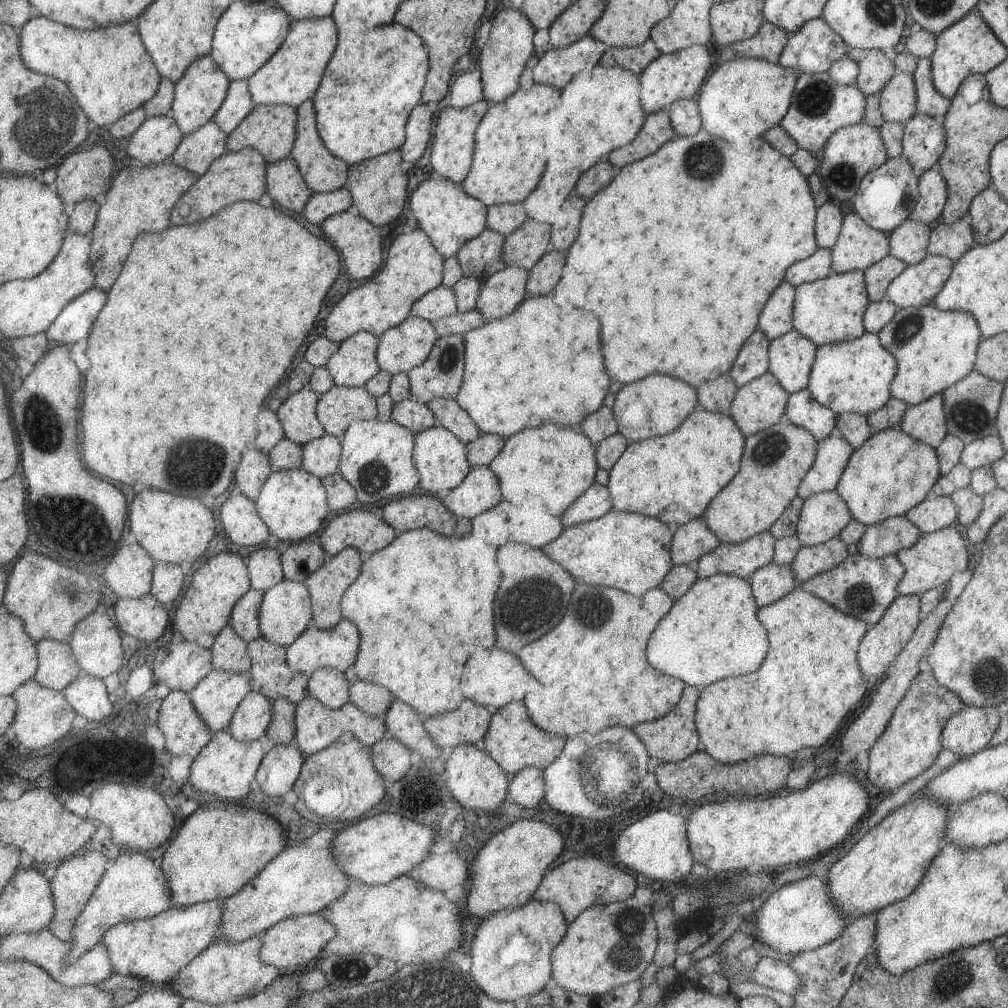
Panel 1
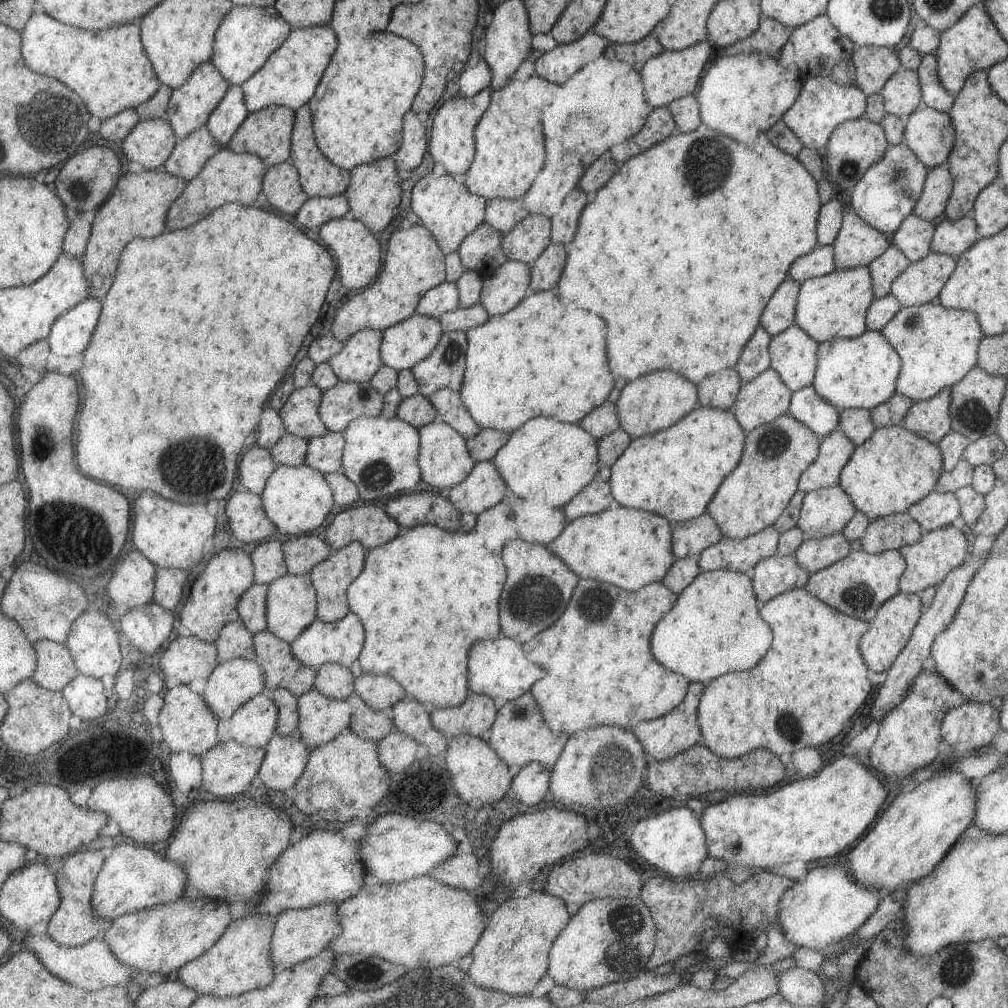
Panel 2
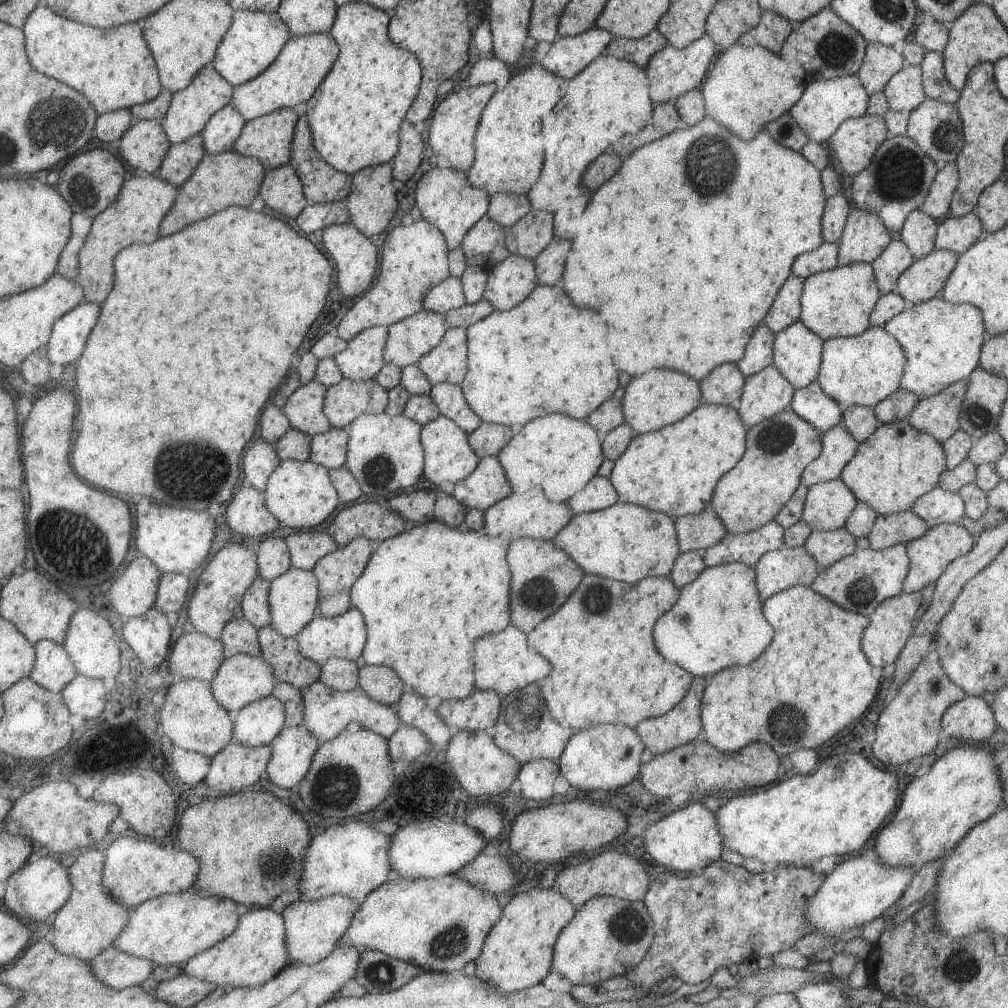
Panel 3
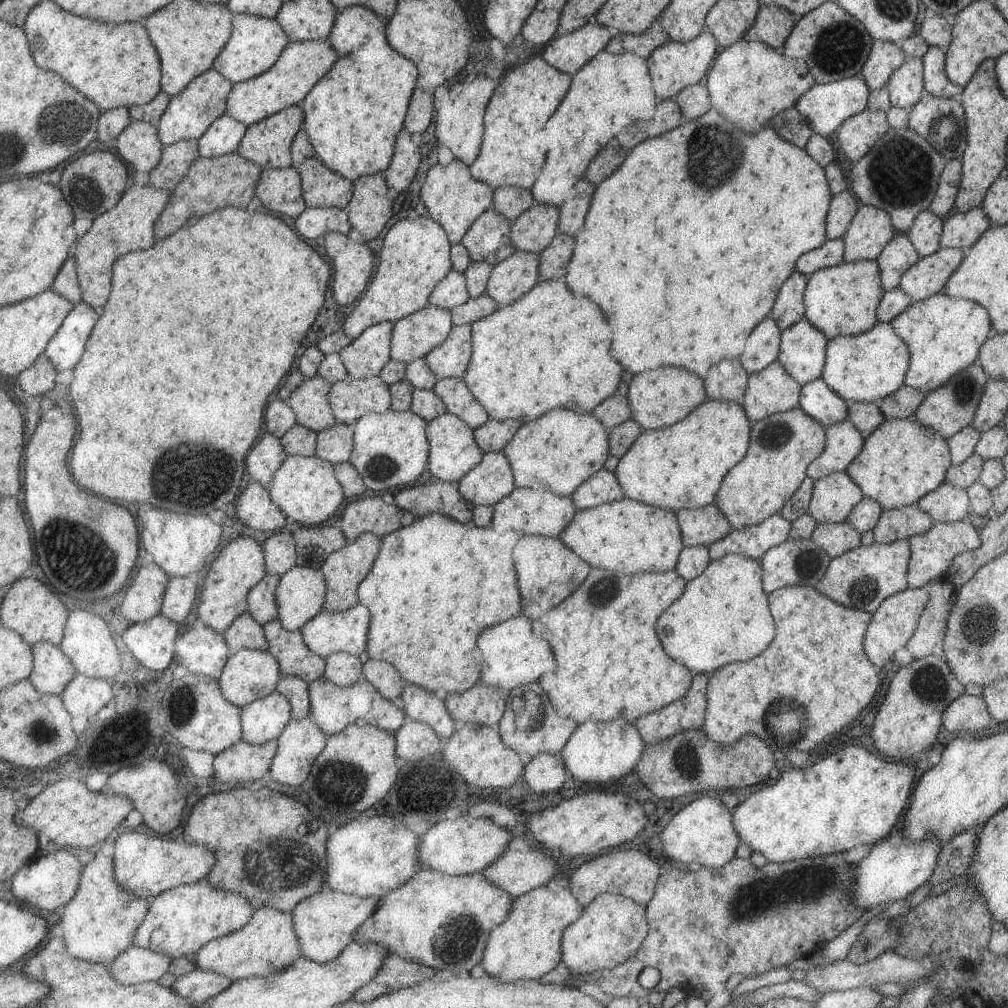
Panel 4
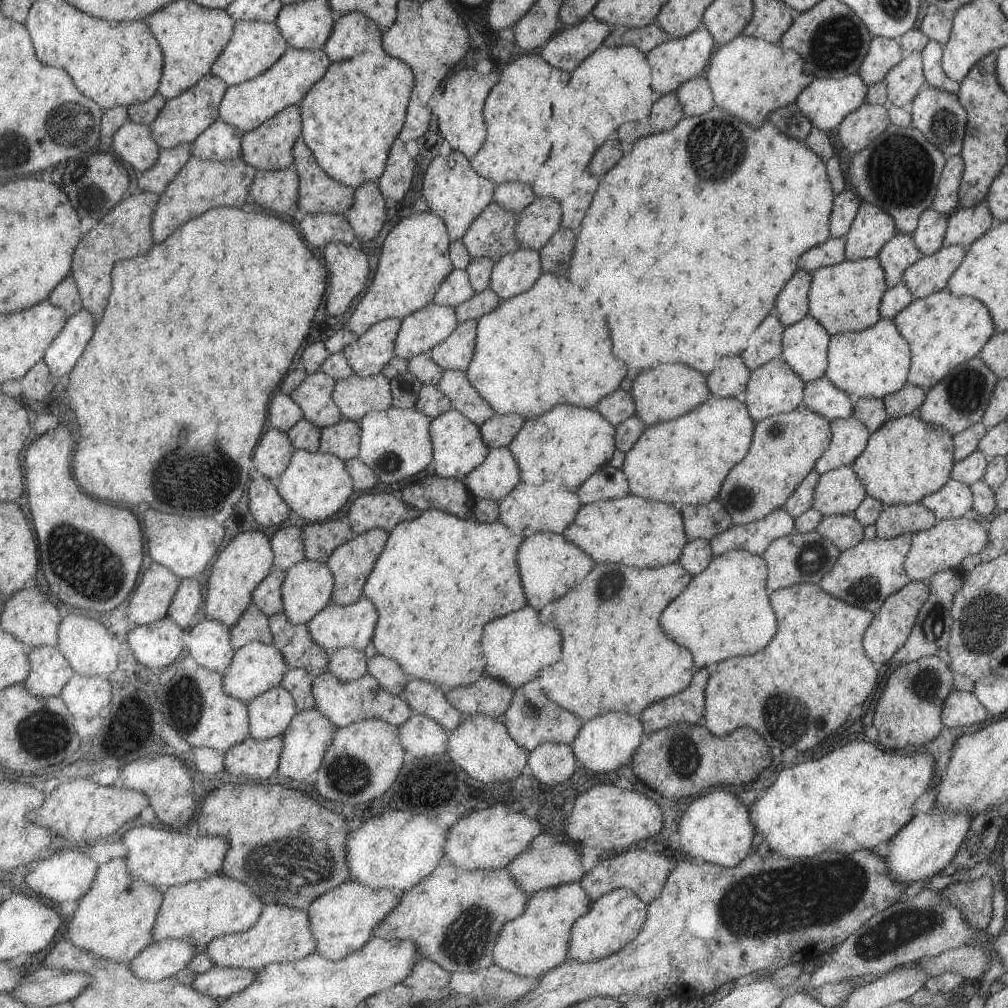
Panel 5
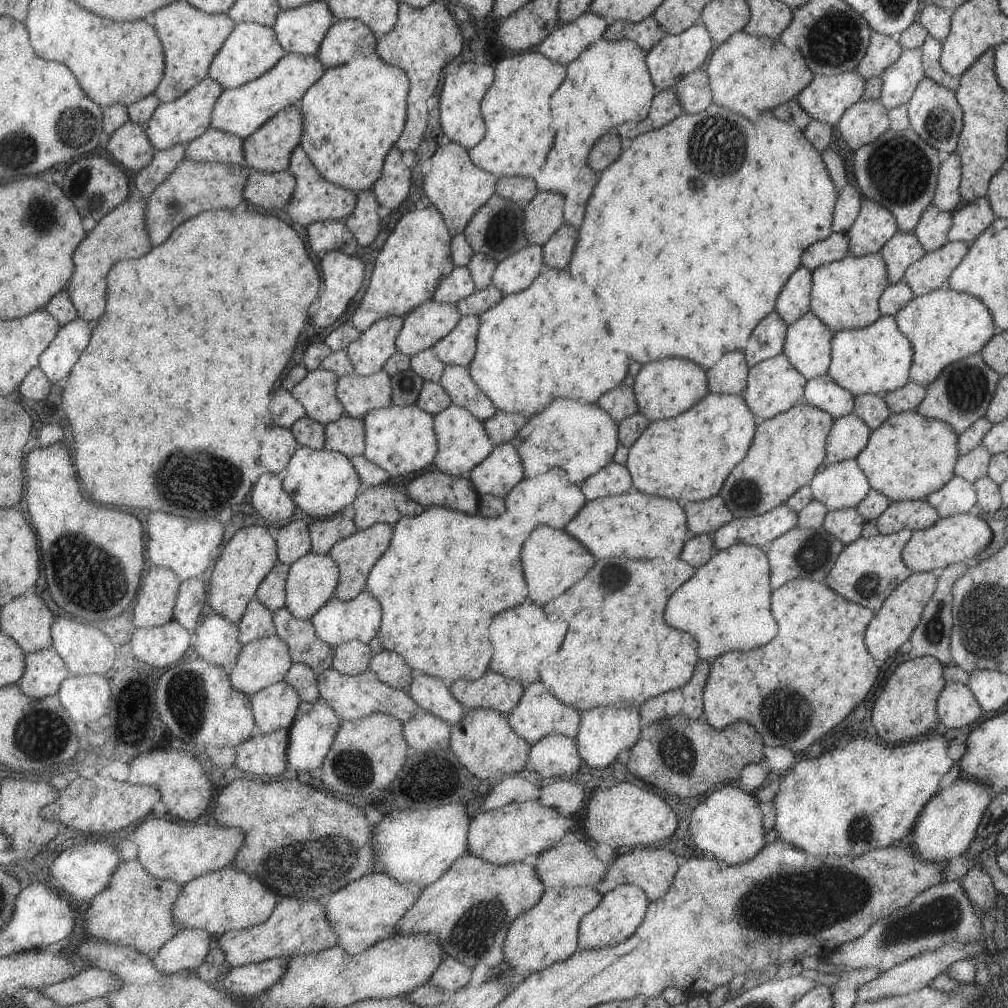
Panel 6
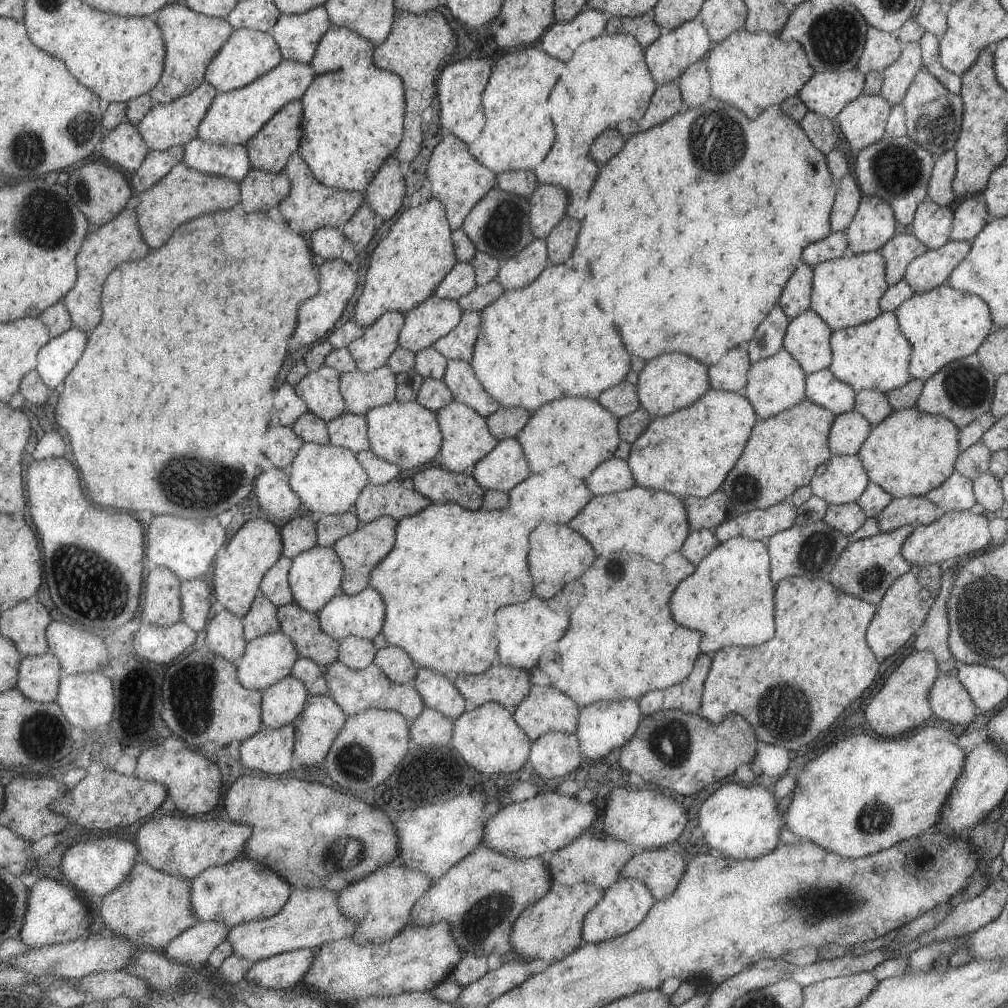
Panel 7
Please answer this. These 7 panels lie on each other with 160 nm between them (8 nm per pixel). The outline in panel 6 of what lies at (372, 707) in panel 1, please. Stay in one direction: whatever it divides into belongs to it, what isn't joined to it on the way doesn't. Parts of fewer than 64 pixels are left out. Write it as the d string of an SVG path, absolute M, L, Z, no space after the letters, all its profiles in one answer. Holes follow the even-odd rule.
M385 649L375 654L370 662L370 670L378 676L379 680L390 687L406 692L414 675L413 670L405 664L399 654Z

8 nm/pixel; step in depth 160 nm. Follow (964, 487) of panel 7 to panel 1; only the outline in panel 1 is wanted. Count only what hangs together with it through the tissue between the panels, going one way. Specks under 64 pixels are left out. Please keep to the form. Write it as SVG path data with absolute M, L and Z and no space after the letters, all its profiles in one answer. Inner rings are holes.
M931 491L904 514L919 529L921 535L949 527L956 516L956 508L950 497L938 497Z

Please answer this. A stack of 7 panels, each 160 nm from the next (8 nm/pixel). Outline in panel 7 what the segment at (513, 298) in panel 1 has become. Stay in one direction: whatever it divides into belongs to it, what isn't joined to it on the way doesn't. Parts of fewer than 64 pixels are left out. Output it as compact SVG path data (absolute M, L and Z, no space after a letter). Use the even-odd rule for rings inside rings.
M533 238L515 256L501 263L495 279L505 291L520 289L533 282L547 263L546 242Z

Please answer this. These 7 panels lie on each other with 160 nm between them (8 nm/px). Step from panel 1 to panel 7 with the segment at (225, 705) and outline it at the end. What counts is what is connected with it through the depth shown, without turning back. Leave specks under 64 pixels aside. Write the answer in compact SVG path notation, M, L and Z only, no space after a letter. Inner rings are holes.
M277 631L249 641L245 656L238 658L234 665L238 668L239 680L248 689L266 691L270 686L292 674L295 663L301 658L294 640L285 632Z

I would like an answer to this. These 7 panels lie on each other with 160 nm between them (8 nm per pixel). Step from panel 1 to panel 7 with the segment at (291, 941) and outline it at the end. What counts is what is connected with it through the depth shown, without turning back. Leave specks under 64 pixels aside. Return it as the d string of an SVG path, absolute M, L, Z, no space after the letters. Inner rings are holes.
M391 863L383 865L364 879L351 883L337 892L339 910L357 923L351 938L353 942L381 944L399 932L410 922L410 910L415 901L433 884L433 880L419 871Z

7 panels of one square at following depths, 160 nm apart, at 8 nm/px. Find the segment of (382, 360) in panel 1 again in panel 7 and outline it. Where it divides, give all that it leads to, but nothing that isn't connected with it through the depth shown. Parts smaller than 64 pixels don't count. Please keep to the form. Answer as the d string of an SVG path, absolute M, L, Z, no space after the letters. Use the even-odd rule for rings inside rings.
M434 294L404 313L404 323L398 334L398 345L409 352L416 353L431 346L438 338L445 336L460 321L462 310L458 301L440 299Z

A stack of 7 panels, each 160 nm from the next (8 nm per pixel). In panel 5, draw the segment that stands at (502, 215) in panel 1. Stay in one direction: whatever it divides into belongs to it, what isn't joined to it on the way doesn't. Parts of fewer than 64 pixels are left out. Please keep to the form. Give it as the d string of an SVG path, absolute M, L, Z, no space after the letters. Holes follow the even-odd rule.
M519 181L504 182L494 186L492 202L505 210L519 214L528 204L535 200L532 186Z

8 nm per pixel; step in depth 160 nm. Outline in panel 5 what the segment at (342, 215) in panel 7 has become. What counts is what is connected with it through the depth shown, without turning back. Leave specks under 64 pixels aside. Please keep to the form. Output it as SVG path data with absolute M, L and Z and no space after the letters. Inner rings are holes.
M302 136L295 143L294 155L295 168L300 176L302 217L309 213L344 215L354 204L354 189L337 182L323 170Z

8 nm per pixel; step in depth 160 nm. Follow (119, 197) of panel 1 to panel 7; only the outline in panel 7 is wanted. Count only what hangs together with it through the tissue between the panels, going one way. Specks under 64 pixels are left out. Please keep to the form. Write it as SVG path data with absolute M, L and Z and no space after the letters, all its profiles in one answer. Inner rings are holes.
M135 208L122 210L112 221L87 235L78 259L78 281L63 298L74 320L74 326L91 333L103 320L102 294L107 277L125 261L138 261L152 251L143 236L138 211Z

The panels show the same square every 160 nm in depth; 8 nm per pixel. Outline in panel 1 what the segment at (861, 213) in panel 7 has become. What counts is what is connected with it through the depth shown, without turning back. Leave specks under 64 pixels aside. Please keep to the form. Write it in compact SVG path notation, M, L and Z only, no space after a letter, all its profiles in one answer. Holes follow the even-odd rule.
M856 214L842 218L842 228L835 246L830 249L831 271L844 274L865 271L888 255L887 234L871 229Z

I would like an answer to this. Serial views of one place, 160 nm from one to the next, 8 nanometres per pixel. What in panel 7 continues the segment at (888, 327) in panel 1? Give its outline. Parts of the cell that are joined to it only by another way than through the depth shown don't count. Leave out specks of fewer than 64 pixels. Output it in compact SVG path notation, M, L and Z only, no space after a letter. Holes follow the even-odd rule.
M947 283L932 288L924 293L914 293L894 310L901 334L908 340L912 348L908 371L911 379L927 380L948 362L973 354L983 339L995 327L990 317L989 307L979 296L961 292L951 288Z

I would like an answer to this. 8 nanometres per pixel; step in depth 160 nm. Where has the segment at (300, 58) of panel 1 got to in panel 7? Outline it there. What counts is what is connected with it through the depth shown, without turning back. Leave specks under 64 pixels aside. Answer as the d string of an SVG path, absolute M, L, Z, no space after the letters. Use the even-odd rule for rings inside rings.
M284 59L281 65L250 85L218 93L199 127L198 136L216 145L246 145L286 104L302 99L317 74L312 64Z

